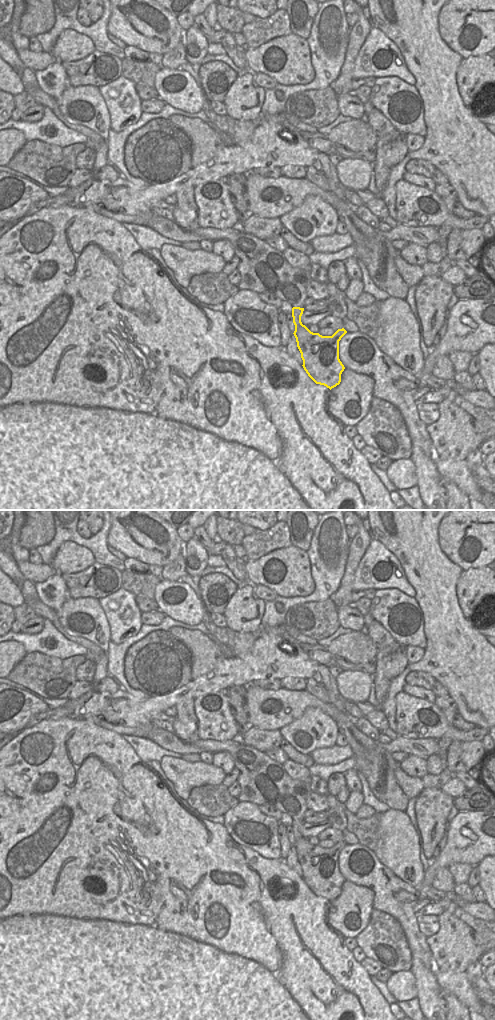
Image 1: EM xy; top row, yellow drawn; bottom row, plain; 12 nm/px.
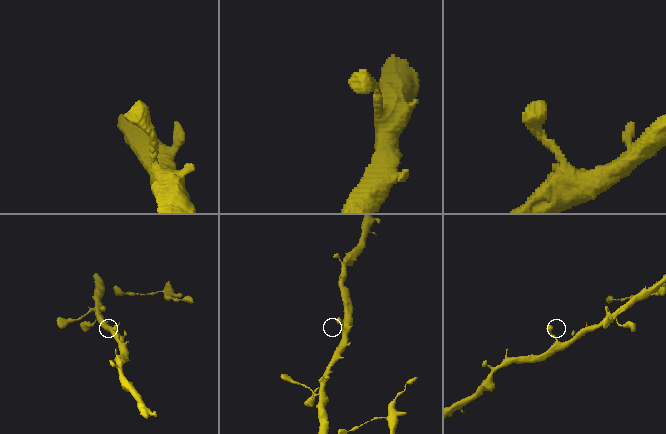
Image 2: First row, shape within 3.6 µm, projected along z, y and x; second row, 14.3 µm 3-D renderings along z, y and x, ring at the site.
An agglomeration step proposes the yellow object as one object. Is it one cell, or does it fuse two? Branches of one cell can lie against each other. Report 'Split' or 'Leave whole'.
Leave whole

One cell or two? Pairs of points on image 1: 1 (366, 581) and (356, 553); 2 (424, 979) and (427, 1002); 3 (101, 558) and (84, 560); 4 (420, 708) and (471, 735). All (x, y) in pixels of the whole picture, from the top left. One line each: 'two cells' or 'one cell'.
1: two cells
2: one cell
3: two cells
4: one cell

